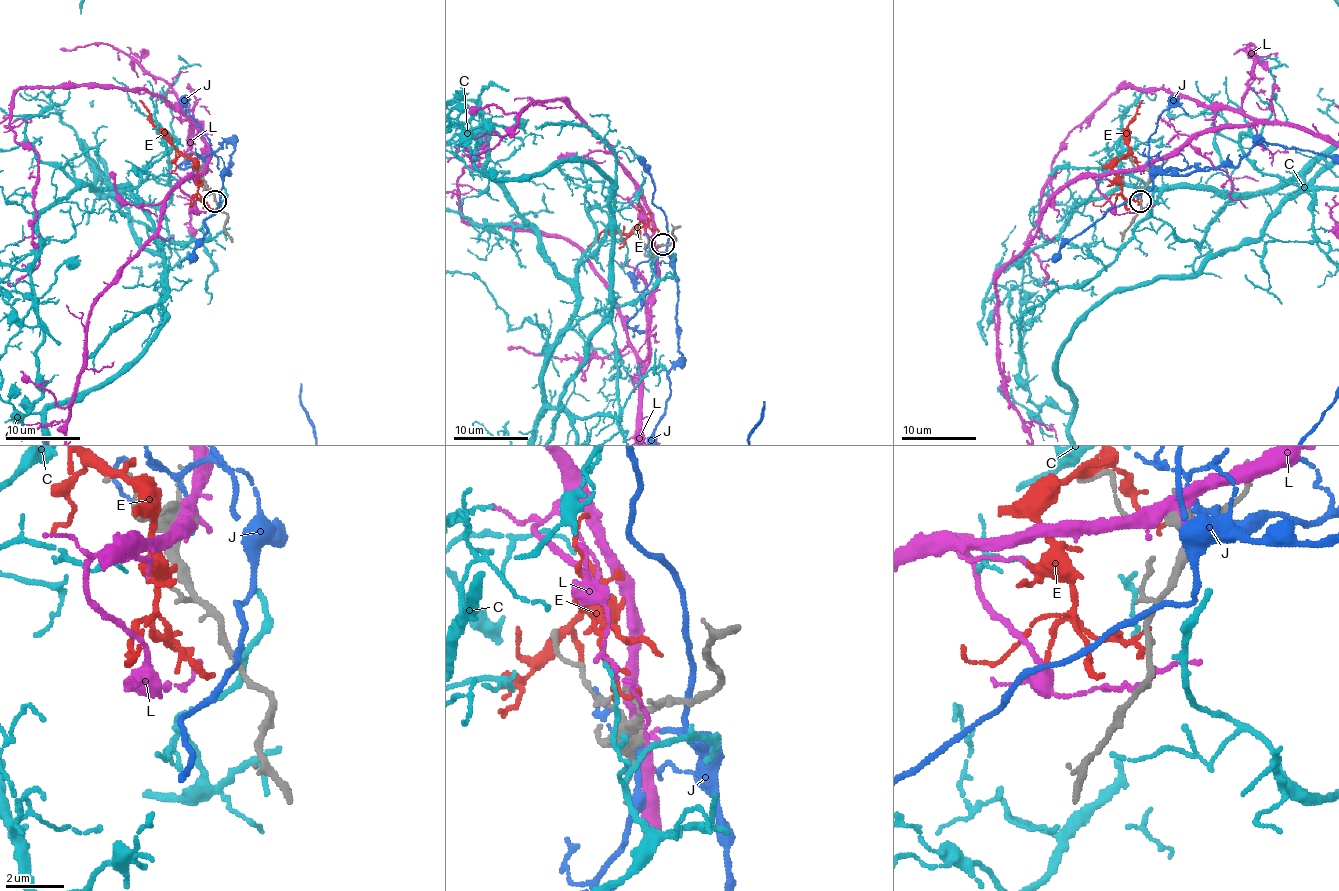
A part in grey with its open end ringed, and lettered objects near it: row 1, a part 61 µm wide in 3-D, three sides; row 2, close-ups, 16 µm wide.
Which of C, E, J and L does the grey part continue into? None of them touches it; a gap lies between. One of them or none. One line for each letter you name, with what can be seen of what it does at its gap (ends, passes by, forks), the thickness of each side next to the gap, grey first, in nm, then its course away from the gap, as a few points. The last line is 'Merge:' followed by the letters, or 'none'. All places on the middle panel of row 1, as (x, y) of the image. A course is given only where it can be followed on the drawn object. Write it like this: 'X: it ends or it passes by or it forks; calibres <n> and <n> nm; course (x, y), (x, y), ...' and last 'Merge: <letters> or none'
Merge: none

